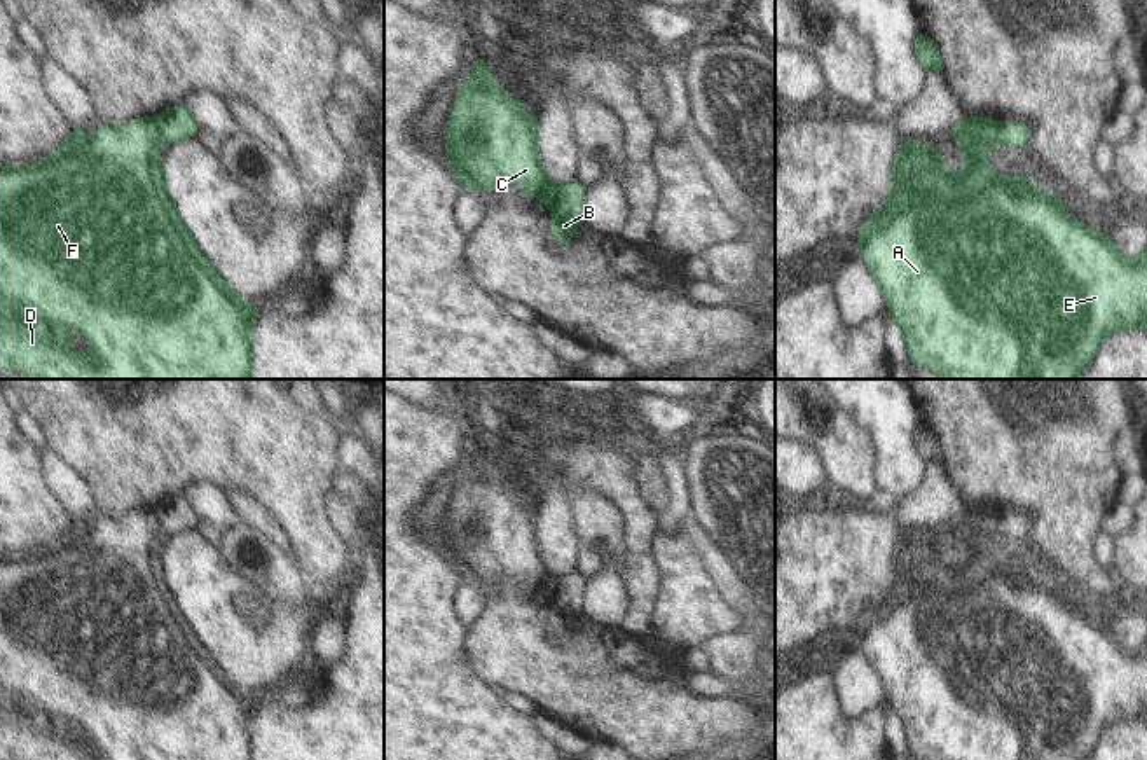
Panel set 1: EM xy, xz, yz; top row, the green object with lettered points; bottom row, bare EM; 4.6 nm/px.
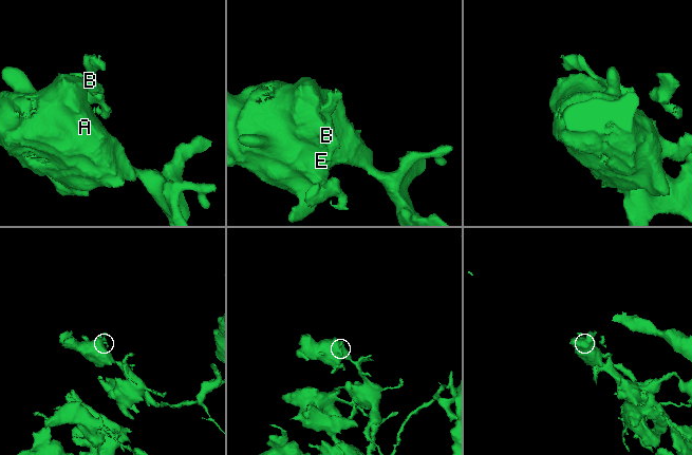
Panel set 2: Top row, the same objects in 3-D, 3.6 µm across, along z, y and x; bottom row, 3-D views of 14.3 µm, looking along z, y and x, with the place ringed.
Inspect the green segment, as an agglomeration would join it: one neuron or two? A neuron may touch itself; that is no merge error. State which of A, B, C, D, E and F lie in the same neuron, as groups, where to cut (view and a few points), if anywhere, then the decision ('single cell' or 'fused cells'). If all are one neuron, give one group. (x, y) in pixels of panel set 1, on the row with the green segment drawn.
groups A C D E F / B; cut yz (978, 117), (985, 117), (994, 126), (999, 140); fused cells

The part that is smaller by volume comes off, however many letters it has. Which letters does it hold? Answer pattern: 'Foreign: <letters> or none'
Foreign: B

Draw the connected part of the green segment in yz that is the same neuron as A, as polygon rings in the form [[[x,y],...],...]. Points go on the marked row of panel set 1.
[[[964,117],[953,129],[951,140],[965,157],[962,173],[950,171],[939,157],[938,147],[924,140],[906,140],[890,162],[885,206],[861,229],[857,248],[878,285],[887,309],[904,335],[911,365],[934,370],[943,379],[1077,379],[1095,358],[1103,339],[1117,330],[1147,330],[1147,252],[1130,259],[1121,255],[1107,234],[1096,234],[1091,225],[1075,222],[1056,194],[1046,194],[1028,175],[992,175],[986,157],[997,149],[997,129],[988,119]]]

